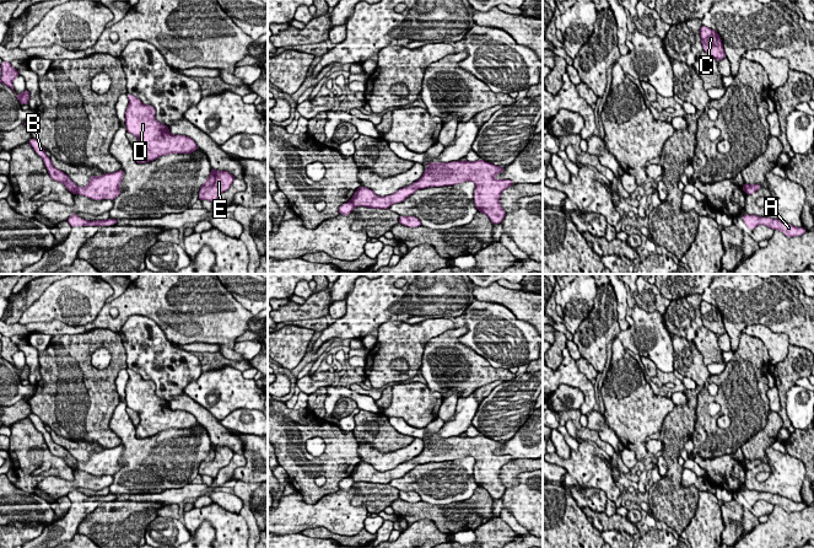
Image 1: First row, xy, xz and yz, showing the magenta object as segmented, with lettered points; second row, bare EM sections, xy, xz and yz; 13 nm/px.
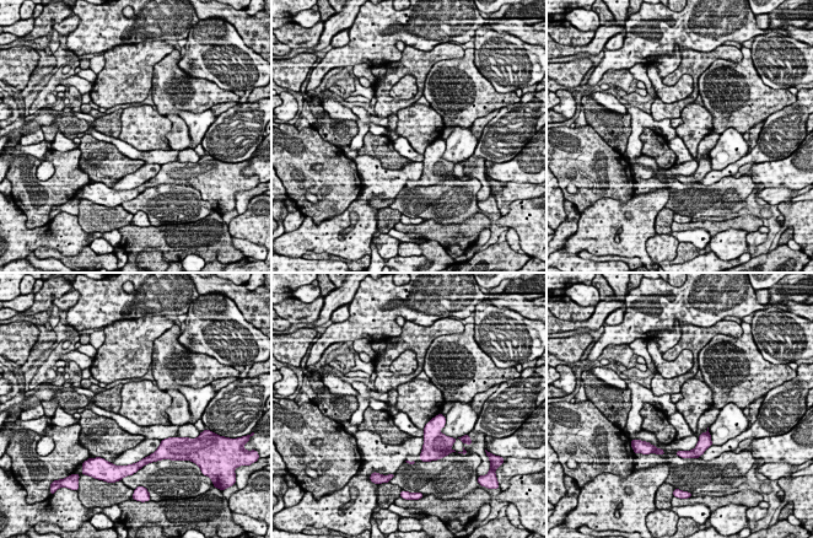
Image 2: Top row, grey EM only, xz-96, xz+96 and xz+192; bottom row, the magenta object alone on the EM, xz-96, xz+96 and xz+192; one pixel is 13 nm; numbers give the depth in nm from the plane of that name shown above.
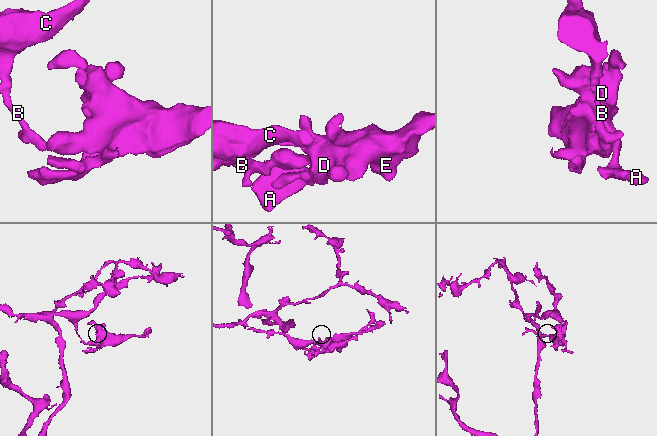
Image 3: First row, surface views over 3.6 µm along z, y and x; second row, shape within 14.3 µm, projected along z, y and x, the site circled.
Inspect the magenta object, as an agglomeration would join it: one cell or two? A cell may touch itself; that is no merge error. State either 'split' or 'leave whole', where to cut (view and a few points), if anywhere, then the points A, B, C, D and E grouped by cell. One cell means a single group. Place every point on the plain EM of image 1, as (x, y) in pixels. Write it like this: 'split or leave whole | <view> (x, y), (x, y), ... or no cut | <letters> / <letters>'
split | xy (76, 462), (77, 468) | A D E / B C

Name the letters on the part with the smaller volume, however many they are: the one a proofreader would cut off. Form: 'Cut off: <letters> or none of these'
Cut off: A, D, E

